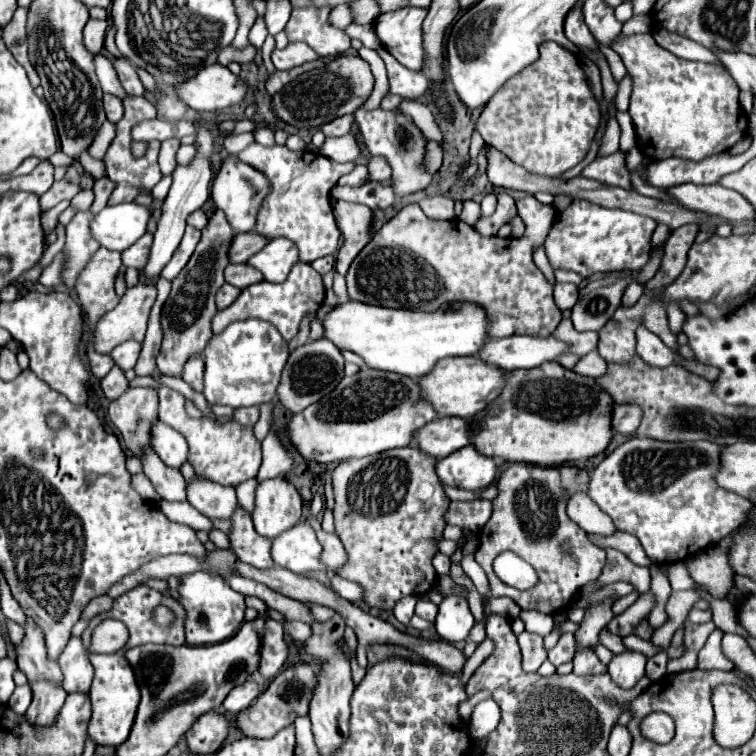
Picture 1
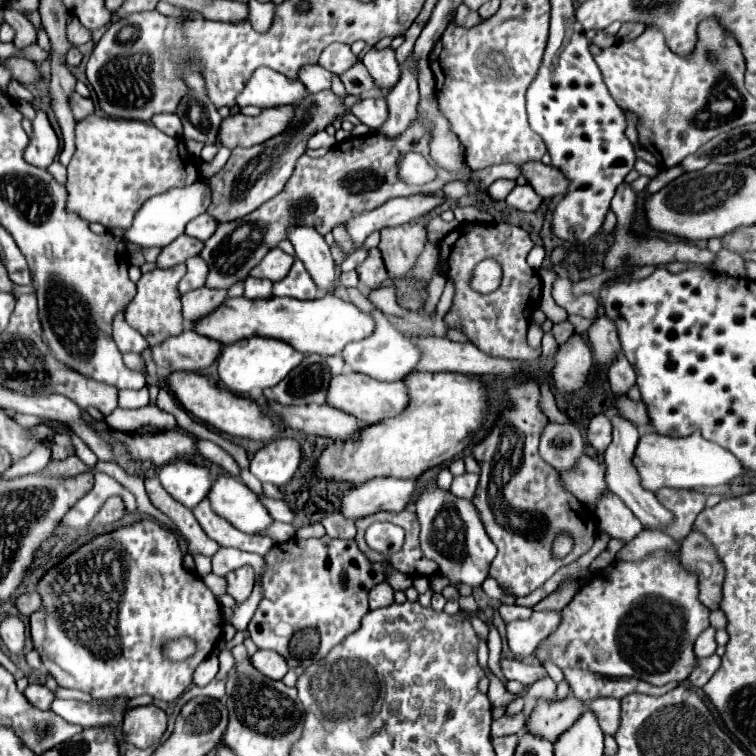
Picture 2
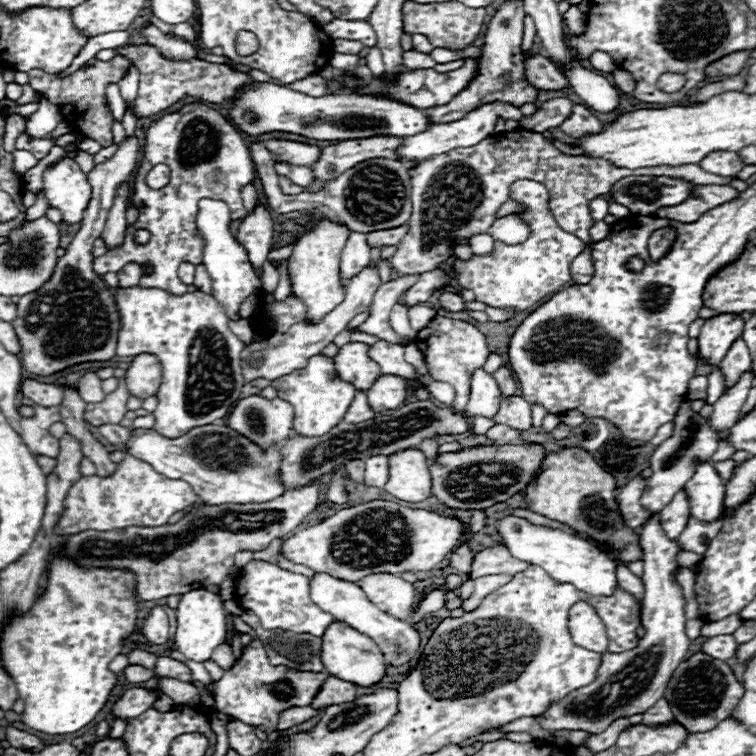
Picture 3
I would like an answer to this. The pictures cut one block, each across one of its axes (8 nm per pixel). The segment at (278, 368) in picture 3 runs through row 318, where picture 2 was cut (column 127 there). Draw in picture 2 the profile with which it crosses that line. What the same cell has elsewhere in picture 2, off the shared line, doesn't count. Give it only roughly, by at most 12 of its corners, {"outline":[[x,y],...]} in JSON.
{"outline":[[122,310],[114,316],[120,352],[142,354],[148,342],[128,326]]}

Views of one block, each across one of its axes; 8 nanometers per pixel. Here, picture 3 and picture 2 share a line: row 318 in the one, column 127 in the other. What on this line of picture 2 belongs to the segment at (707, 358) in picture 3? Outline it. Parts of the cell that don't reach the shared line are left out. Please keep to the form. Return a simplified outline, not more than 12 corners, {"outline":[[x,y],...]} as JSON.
{"outline":[[154,704],[126,708],[124,742],[146,748],[166,730]]}

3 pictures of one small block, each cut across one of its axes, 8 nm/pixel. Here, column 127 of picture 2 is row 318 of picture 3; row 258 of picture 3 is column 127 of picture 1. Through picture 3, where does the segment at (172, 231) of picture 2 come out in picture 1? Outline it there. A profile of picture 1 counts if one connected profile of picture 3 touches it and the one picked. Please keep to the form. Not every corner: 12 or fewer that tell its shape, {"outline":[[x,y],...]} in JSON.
{"outline":[[106,206],[92,222],[100,246],[116,252],[146,234],[150,208]]}

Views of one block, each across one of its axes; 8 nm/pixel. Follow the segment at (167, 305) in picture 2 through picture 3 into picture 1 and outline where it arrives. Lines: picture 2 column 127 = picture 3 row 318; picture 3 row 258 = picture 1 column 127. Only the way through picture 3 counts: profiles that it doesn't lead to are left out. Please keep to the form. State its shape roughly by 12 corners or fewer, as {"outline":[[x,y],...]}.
{"outline":[[156,286],[128,288],[96,324],[94,348],[110,354],[144,340]]}

